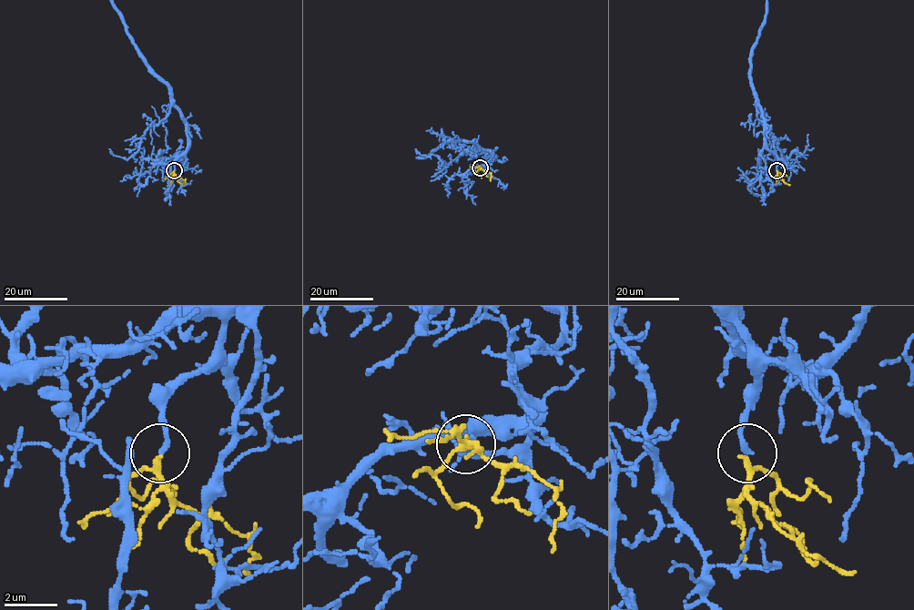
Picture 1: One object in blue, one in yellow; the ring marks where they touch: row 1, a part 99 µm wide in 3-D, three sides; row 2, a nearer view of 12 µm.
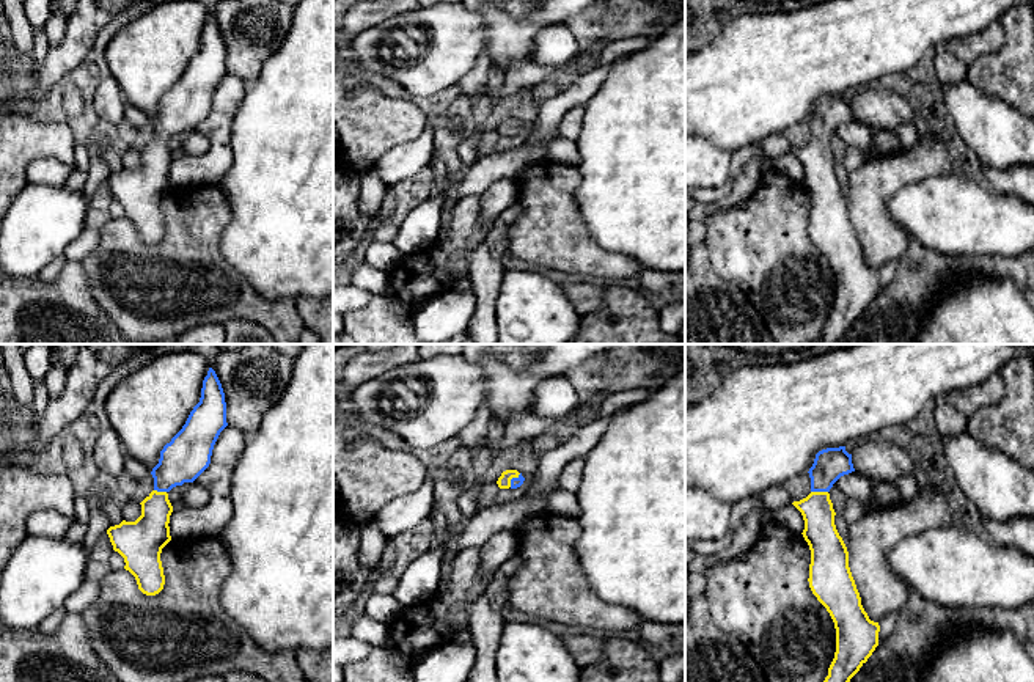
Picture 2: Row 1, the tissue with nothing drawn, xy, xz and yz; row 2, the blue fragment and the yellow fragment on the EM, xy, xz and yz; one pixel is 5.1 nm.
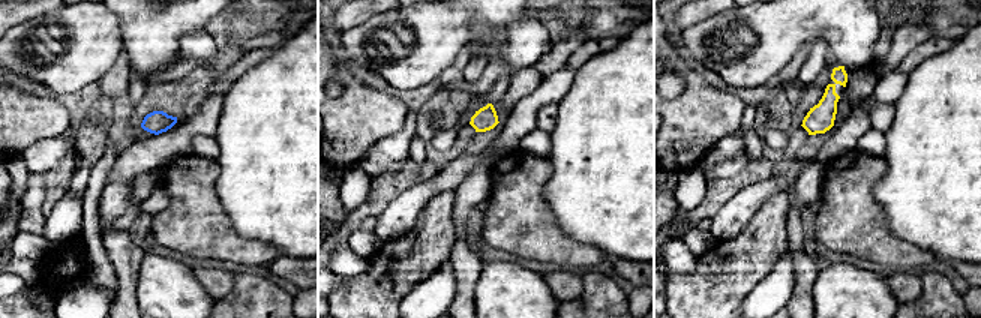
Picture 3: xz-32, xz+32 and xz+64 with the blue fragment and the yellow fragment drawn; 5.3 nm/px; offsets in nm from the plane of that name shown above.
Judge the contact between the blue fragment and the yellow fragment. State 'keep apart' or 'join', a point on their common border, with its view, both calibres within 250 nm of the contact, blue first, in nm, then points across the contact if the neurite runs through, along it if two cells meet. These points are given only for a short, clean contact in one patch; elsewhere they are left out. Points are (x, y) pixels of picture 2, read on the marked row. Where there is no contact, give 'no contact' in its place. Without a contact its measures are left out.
join; contact yz (819, 491); calibres 170 and 170 nm; way yz (830, 464), (822, 476), (819, 491), (821, 533)

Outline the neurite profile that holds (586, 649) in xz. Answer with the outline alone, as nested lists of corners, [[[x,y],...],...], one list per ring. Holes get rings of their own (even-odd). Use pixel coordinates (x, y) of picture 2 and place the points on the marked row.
[[[567,633],[559,636],[581,668],[599,663],[603,658],[605,641],[600,636],[594,633]]]

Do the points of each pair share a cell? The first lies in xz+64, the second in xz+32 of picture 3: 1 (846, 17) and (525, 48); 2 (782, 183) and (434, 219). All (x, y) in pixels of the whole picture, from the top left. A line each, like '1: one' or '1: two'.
1: one
2: two

